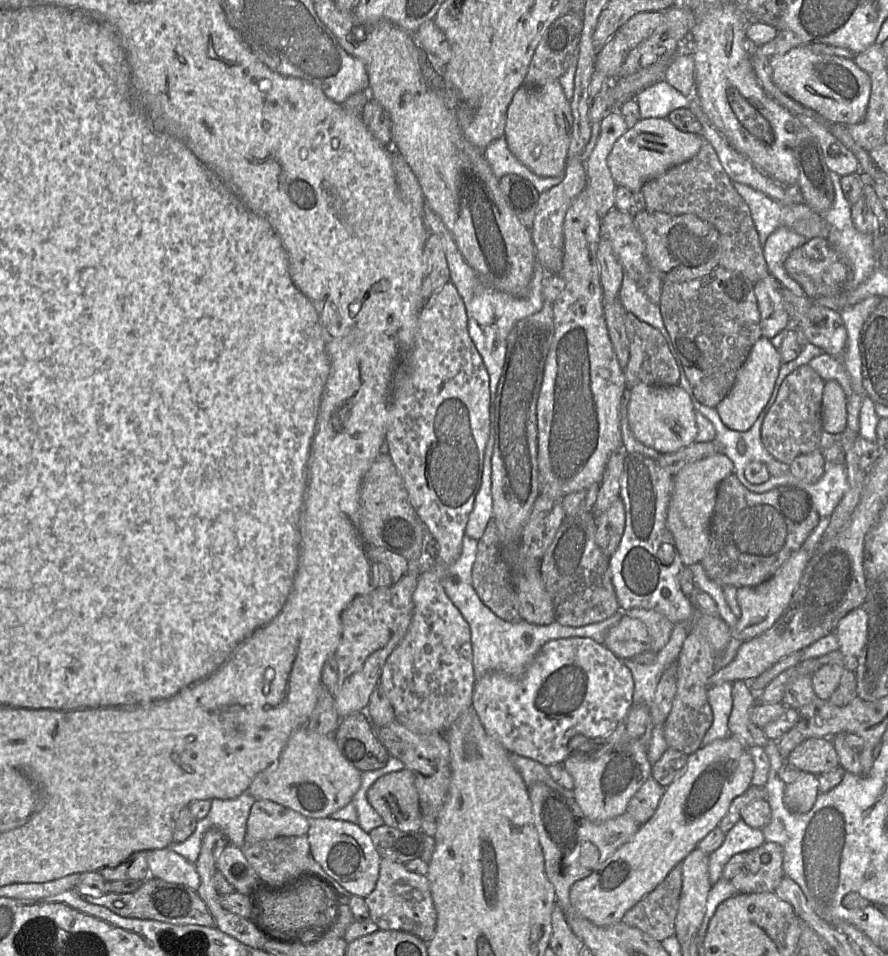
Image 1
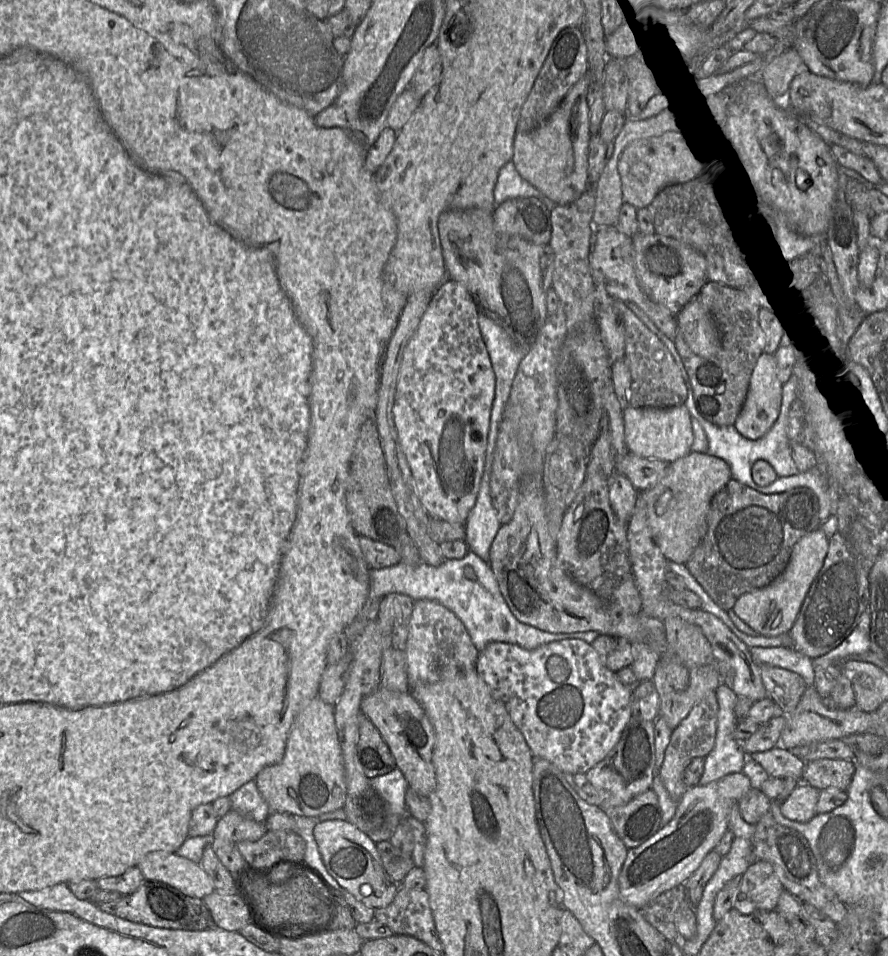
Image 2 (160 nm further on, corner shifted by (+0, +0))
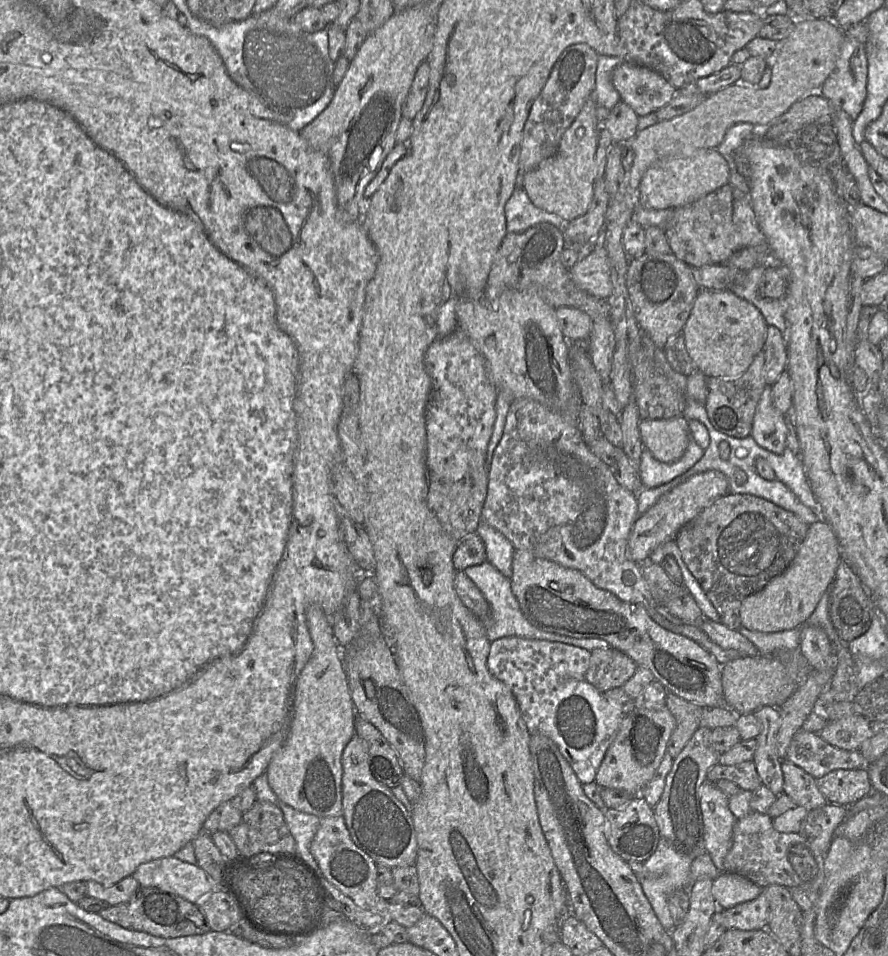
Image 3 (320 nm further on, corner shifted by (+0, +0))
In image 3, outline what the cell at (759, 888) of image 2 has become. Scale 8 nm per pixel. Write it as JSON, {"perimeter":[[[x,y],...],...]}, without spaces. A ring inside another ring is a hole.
{"perimeter":[[[763,892],[752,901],[722,910],[722,914],[726,930],[752,931],[767,929],[770,918],[769,905]]]}

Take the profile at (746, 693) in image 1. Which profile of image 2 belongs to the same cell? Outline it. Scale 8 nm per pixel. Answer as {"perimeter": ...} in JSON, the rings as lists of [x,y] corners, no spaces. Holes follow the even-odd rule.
{"perimeter":[[[778,744],[766,751],[755,752],[749,757],[760,763],[769,777],[782,779],[792,777],[797,781],[802,780],[805,762],[782,744]]]}

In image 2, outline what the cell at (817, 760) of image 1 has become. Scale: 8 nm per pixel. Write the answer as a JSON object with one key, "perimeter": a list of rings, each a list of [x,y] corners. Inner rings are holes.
{"perimeter":[[[817,759],[806,762],[802,781],[819,791],[838,788],[847,791],[856,769],[855,760]]]}

